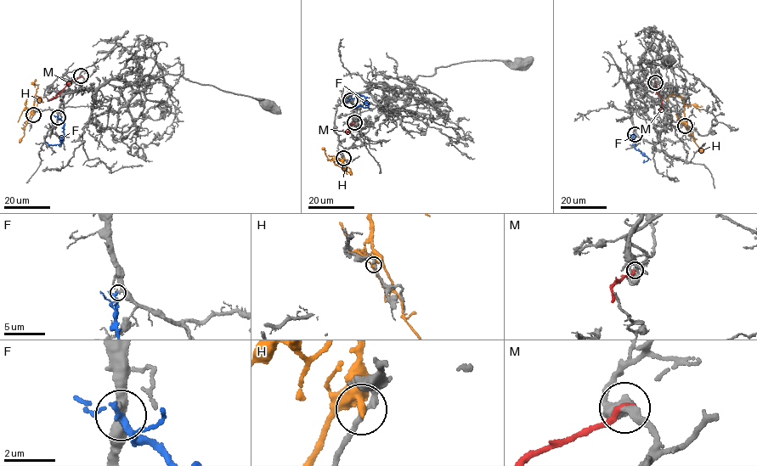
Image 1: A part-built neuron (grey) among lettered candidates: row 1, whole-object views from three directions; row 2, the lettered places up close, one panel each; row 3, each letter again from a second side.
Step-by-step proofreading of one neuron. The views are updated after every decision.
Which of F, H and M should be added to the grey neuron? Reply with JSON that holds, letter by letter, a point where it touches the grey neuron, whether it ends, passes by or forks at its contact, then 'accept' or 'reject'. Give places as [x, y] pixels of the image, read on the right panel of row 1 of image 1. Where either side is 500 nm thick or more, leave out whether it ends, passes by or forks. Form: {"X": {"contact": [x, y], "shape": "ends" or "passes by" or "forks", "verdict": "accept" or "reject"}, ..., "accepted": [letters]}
{"F": {"contact": [635, 134], "shape": "passes by", "verdict": "accept"}, "H": {"contact": [685, 126], "shape": "ends", "verdict": "reject"}, "M": {"contact": [655, 82], "shape": "ends", "verdict": "reject"}, "accepted": ["F"]}

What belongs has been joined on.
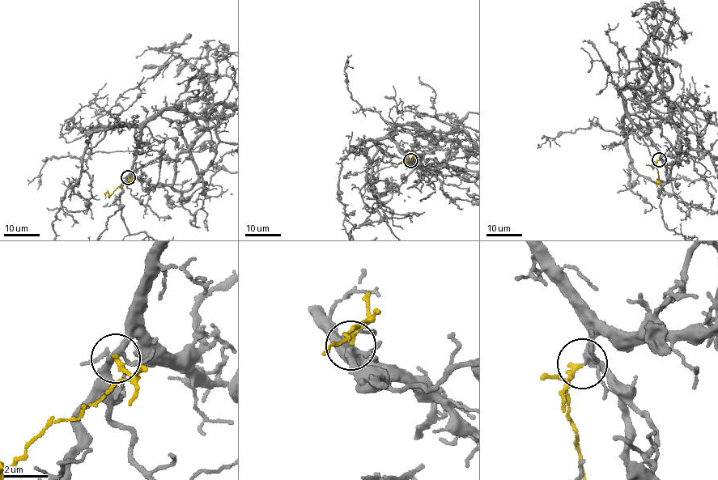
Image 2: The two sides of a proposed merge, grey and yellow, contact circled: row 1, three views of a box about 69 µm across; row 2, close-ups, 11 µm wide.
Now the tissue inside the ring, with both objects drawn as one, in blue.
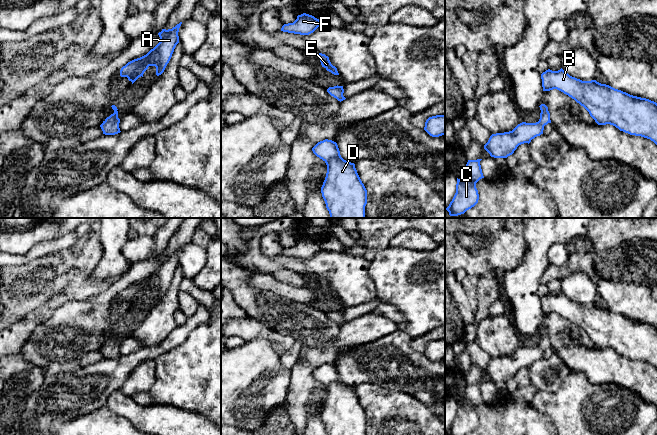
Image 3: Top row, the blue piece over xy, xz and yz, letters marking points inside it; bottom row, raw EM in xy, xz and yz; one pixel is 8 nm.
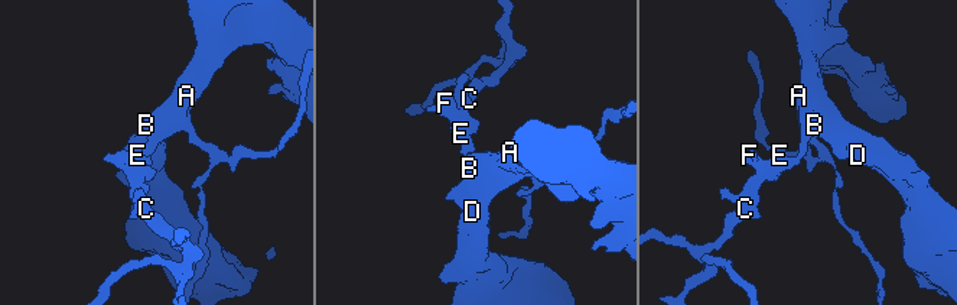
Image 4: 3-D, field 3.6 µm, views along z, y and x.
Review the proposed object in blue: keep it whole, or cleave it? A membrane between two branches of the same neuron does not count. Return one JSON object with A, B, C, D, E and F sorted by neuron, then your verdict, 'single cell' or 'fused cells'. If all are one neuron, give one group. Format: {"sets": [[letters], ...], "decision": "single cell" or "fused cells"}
{"sets": [["A", "B", "C", "D", "E", "F"]], "decision": "single cell"}

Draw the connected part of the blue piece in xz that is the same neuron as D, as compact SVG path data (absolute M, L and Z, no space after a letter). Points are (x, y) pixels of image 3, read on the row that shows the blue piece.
M332 140L318 142L312 151L327 165L321 193L330 218L365 218L367 190L355 164L341 157L337 143Z

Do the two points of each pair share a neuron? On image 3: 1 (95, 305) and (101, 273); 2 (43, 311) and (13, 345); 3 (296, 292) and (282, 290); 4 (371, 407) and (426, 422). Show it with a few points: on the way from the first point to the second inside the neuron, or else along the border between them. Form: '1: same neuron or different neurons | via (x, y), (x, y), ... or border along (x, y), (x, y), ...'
1: different neurons | border along (128, 270), (110, 286)
2: same neuron | via (34, 319), (17, 336)
3: same neuron | via (293, 292), (285, 290)
4: same neuron | via (385, 412), (412, 419)

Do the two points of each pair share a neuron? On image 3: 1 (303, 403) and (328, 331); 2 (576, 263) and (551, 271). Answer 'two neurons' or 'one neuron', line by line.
1: two neurons
2: one neuron

